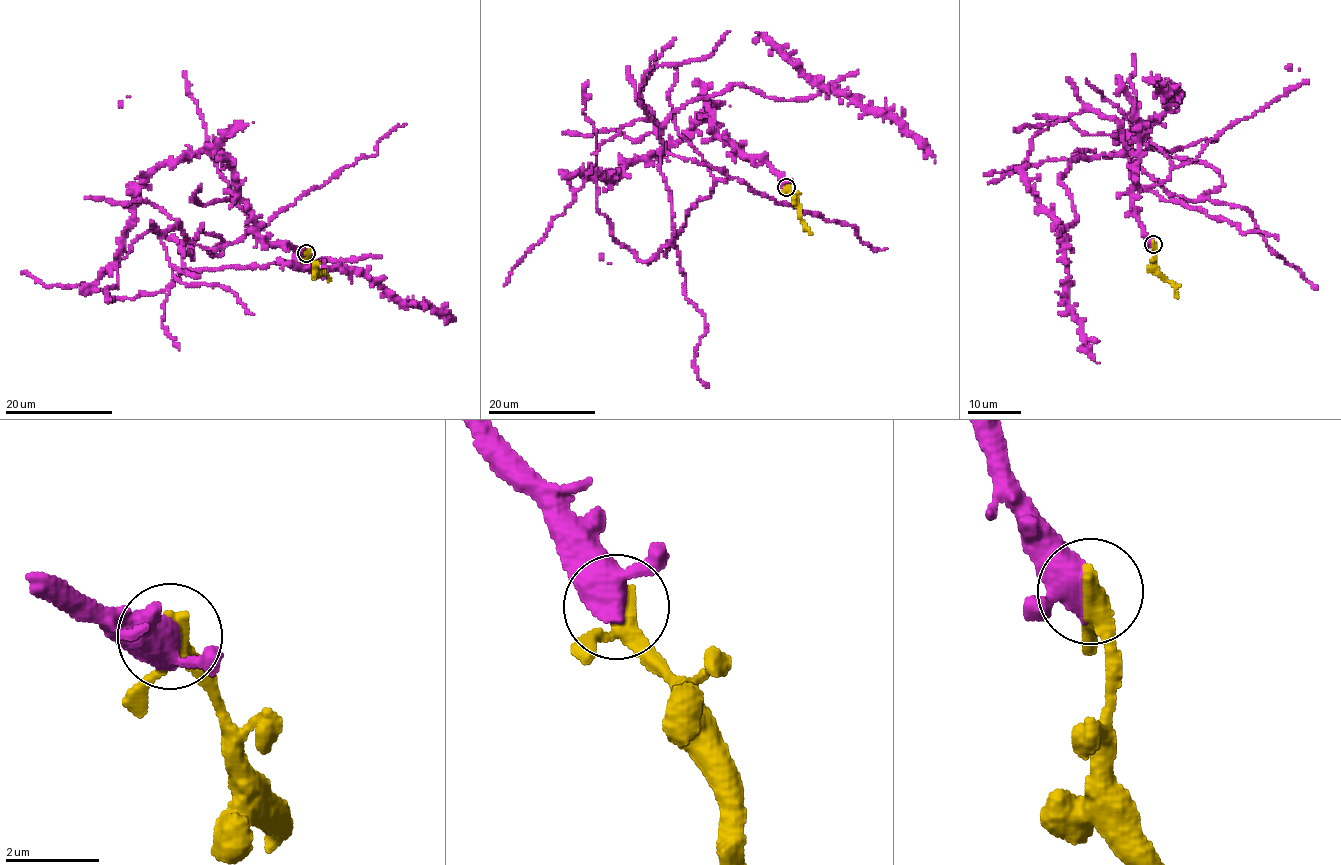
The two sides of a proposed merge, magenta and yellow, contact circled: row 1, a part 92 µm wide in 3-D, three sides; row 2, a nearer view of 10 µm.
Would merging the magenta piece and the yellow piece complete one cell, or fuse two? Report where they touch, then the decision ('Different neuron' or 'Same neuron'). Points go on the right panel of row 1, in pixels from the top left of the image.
Place: (1153, 244). Same neuron

